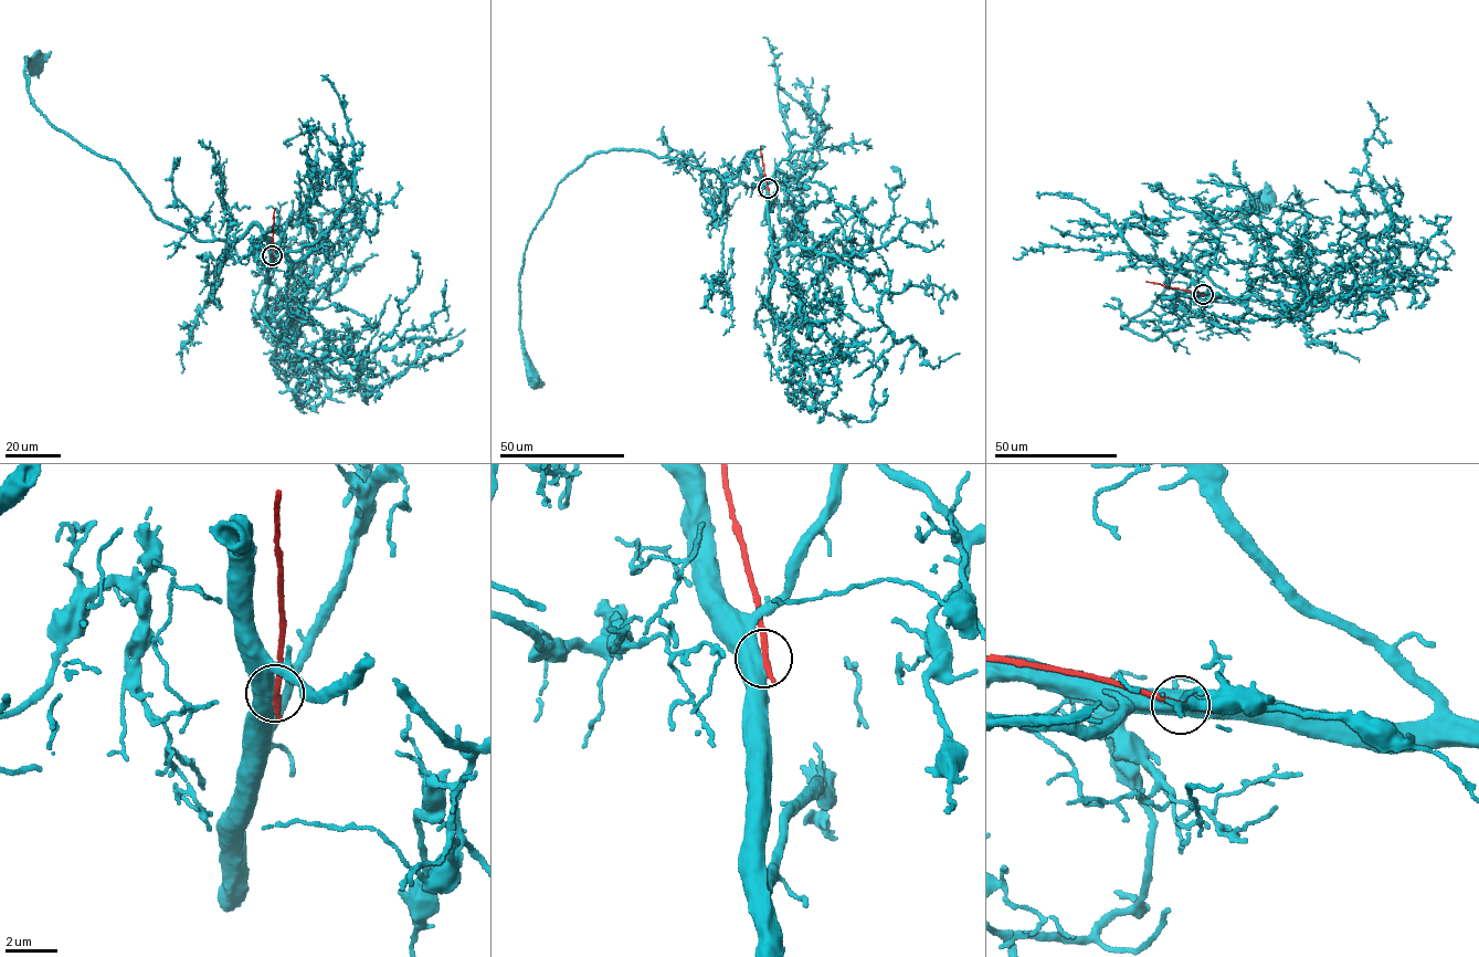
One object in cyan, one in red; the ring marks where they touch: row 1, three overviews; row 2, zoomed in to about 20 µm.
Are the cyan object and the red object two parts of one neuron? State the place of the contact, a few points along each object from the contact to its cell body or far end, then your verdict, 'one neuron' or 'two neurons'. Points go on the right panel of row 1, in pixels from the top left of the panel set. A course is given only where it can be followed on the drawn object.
at (1203, 294); cyan runs (1204, 294), (1160, 296), (1187, 312), (1176, 330), (1155, 339), (1121, 328), (1150, 308), (1201, 238), (1264, 204); red runs (1204, 294), (1145, 281); two neurons

